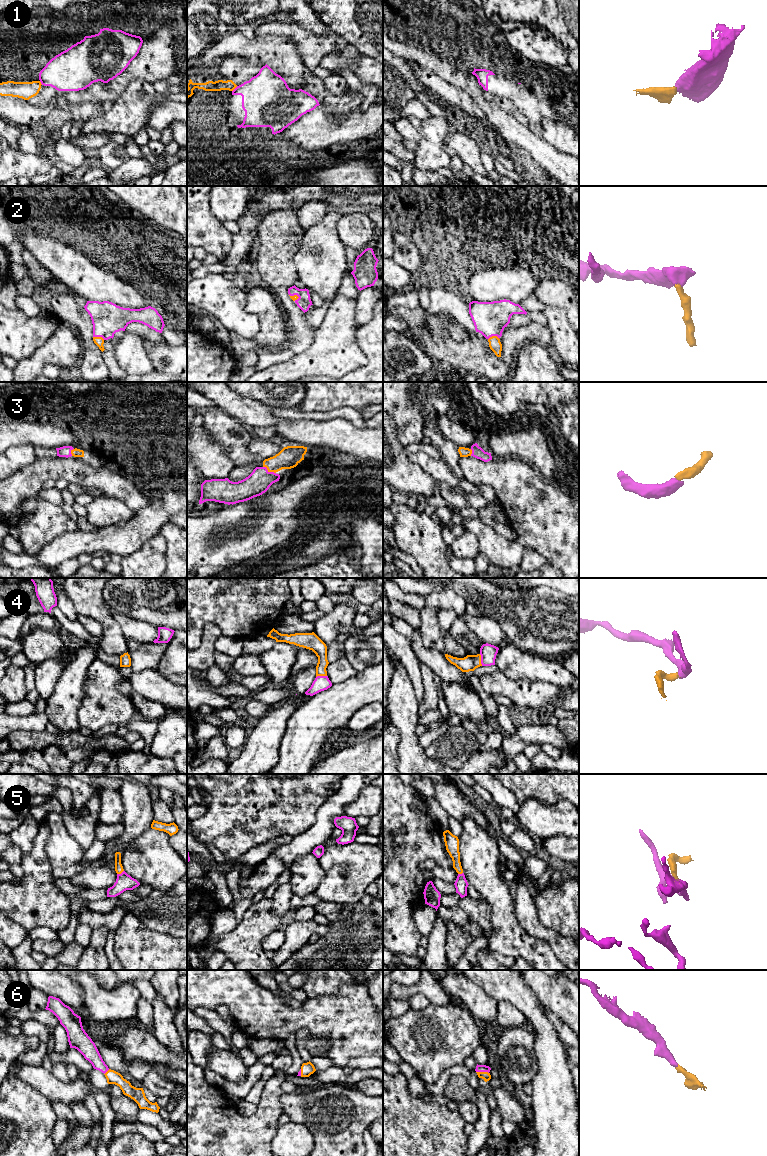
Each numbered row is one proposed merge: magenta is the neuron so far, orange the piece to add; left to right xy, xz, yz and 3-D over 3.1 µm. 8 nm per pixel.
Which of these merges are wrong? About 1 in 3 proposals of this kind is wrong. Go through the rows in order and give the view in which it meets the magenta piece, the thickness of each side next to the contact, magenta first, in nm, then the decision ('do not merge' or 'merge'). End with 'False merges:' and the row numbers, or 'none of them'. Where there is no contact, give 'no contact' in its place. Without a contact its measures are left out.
1: contact in xz; calibres 360 and 90 nm; do not merge
2: contact in xy; calibres 260 and 80 nm; merge
3: contact in xz; calibres 190 and 170 nm; merge
4: contact in yz; calibres 140 and 130 nm; merge
5: contact in xy; calibres 130 and 70 nm; merge
6: contact in yz; calibres 60 and 70 nm; merge
False merges: 1

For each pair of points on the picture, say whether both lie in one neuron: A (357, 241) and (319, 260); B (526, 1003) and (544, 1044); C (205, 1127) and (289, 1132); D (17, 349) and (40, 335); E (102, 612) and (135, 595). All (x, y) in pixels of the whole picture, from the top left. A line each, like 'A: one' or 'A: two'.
A: two
B: one
C: two
D: one
E: one

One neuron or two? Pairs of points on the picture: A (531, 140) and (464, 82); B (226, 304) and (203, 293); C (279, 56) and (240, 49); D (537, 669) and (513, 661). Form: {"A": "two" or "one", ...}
{"A": "one", "B": "one", "C": "one", "D": "one"}

